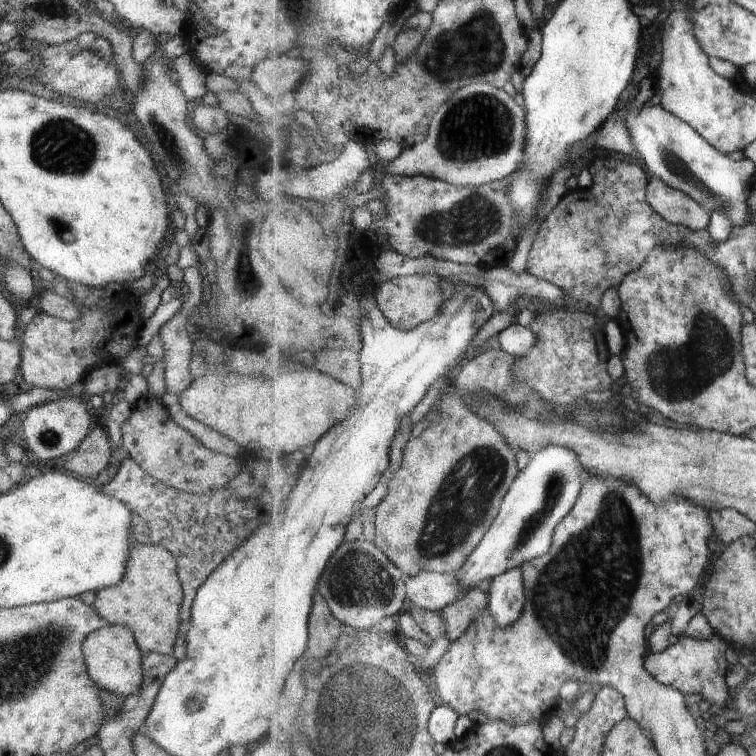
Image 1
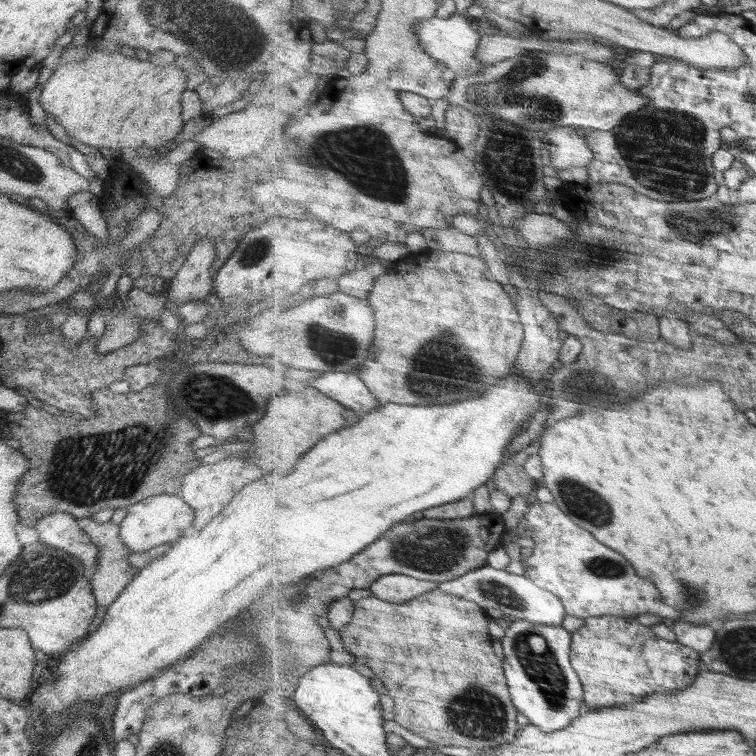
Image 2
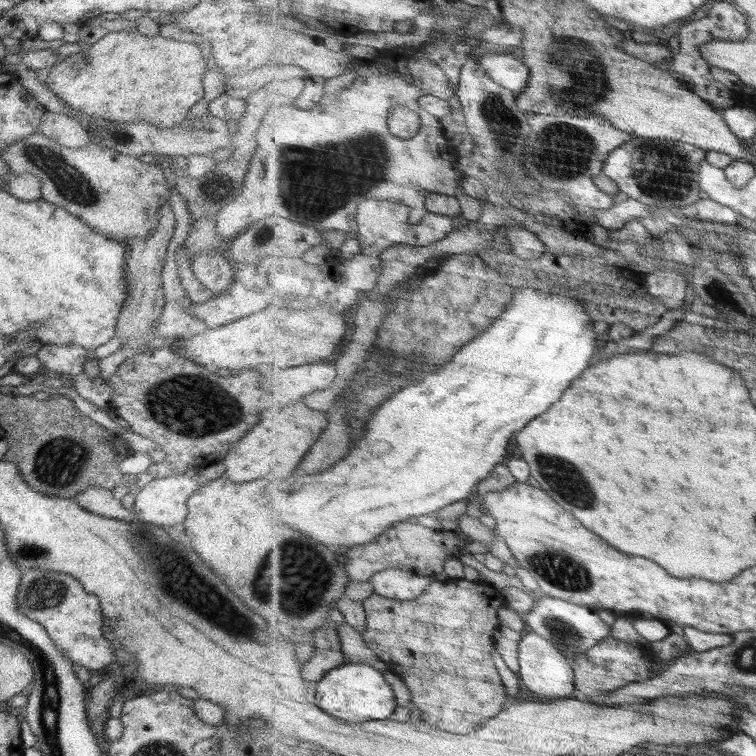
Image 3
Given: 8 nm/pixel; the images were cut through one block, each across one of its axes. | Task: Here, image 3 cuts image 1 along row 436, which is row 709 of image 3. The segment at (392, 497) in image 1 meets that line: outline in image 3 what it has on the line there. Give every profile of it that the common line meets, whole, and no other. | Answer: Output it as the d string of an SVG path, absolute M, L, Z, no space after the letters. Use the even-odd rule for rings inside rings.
M464 578L459 580L438 581L437 583L431 584L428 590L416 600L398 601L397 599L388 598L387 596L374 592L363 602L369 619L368 630L363 634L368 647L374 649L375 653L390 666L391 672L398 674L404 682L406 682L409 689L412 690L413 704L411 707L421 710L421 720L423 722L456 734L470 734L474 732L478 727L496 718L506 706L509 706L514 701L508 698L509 695L506 691L506 686L504 686L504 680L502 680L502 676L500 676L500 672L498 672L498 666L496 666L496 662L494 662L494 658L492 658L494 640L488 640L486 634L474 634L474 624L472 624L472 614L474 614L474 590L490 590L490 586L484 586L484 582L468 581Z

